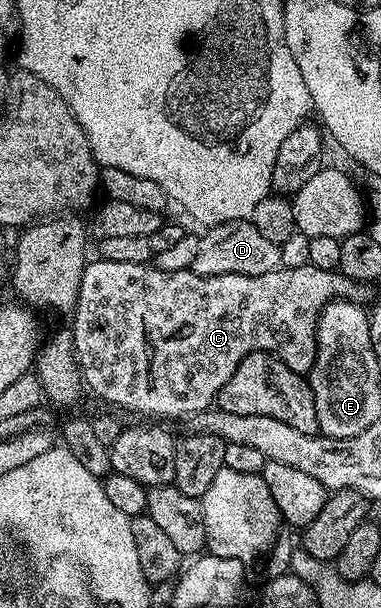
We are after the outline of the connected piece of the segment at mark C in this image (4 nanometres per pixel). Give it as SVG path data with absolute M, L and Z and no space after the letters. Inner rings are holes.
M97 257L95 261L86 262L85 271L81 275L81 284L77 294L77 304L71 309L73 315L73 350L77 353L77 364L81 366L81 377L86 388L89 387L101 399L114 403L117 407L123 407L127 411L134 411L137 415L158 415L161 419L181 419L192 417L200 411L208 411L214 406L219 389L231 381L239 361L256 351L267 351L274 355L287 369L291 369L296 375L308 376L313 367L313 356L317 353L317 316L322 309L332 303L334 299L360 300L362 288L352 279L341 274L340 271L328 271L327 269L315 269L311 266L301 268L276 267L271 273L259 273L258 275L197 275L192 271L164 271L155 265L143 263L120 263L119 261L107 261Z

